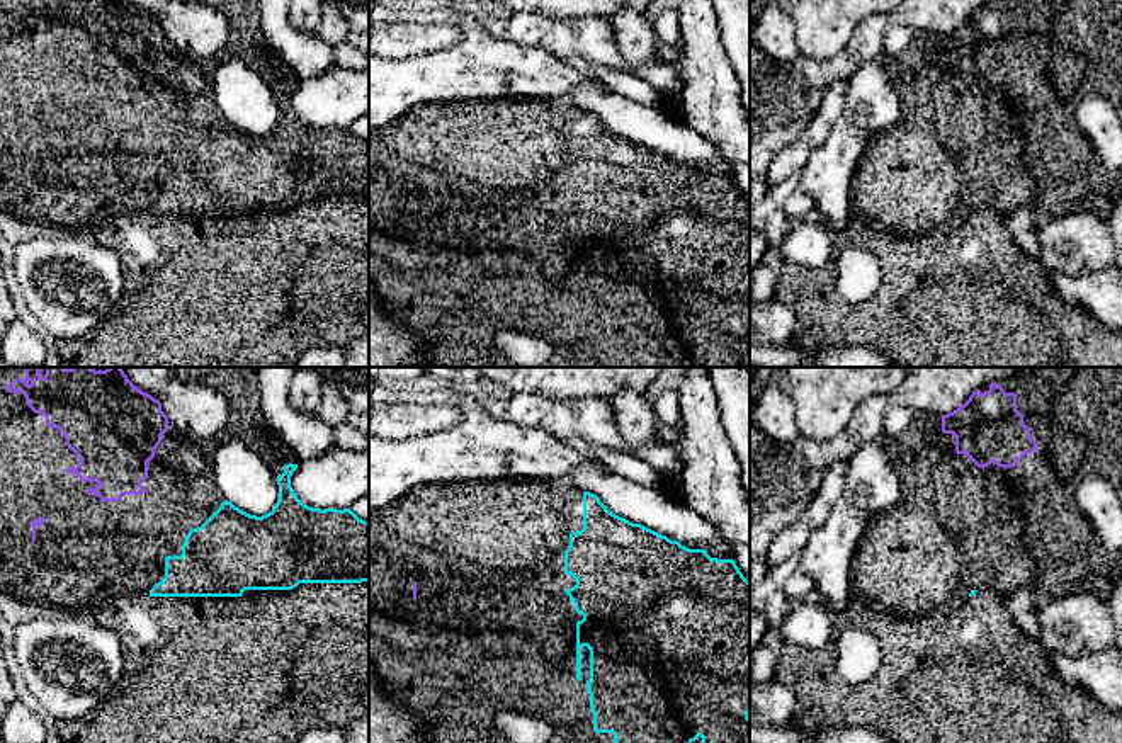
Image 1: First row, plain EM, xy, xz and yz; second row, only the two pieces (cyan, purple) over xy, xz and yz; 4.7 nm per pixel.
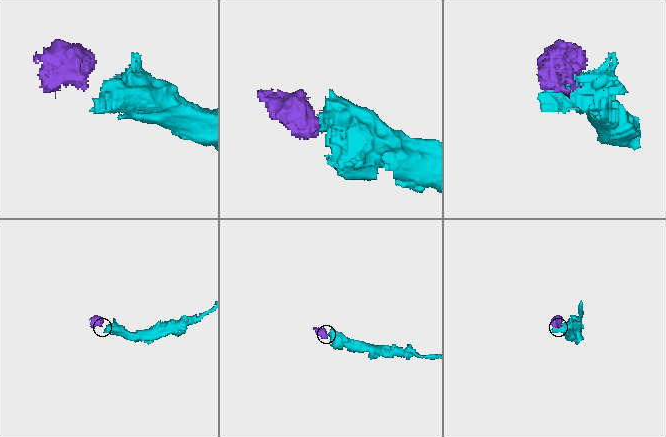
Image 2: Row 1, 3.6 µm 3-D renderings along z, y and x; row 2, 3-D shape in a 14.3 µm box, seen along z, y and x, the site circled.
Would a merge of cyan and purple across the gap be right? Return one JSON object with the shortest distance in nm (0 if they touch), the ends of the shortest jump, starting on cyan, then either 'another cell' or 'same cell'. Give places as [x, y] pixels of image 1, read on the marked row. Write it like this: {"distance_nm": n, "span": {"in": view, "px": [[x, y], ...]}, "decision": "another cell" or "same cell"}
{"distance_nm": 280, "span": {"in": "xy", "px": [[189, 531], [145, 492]]}, "decision": "same cell"}

